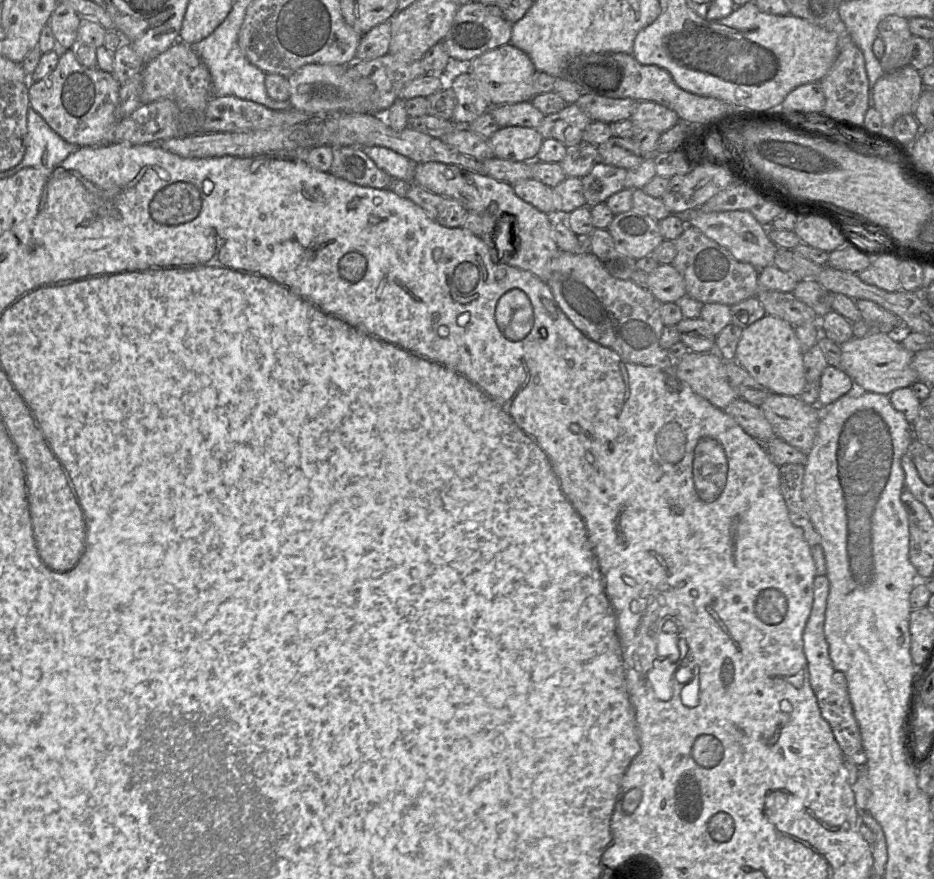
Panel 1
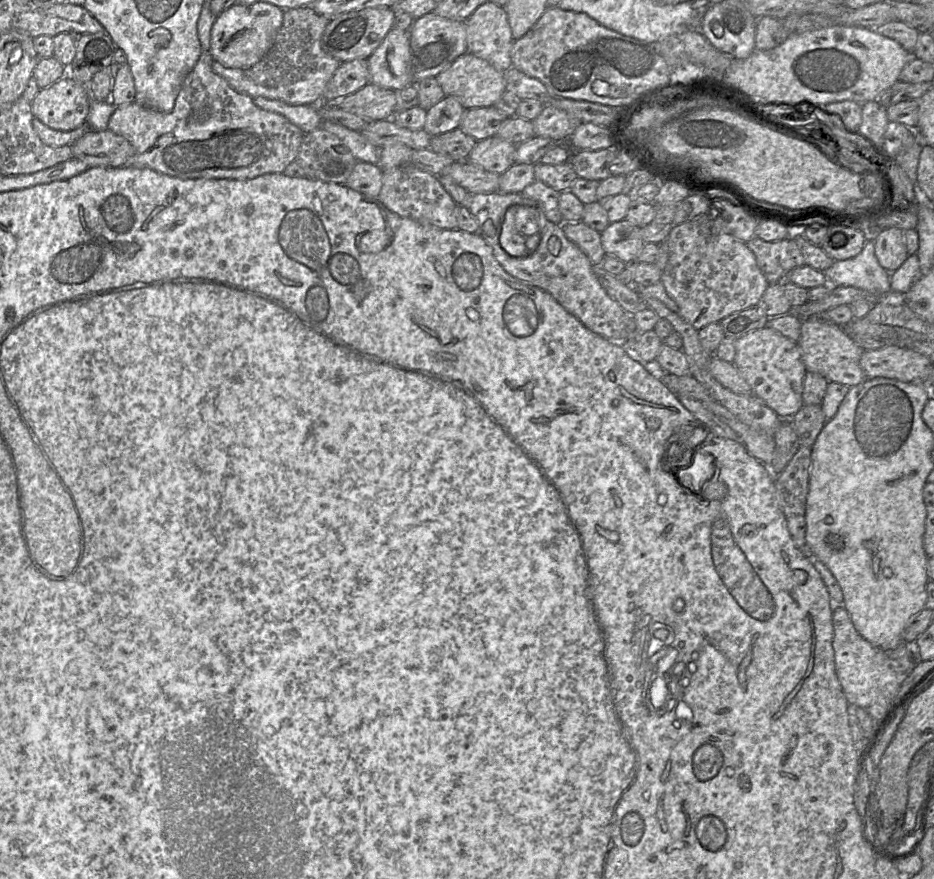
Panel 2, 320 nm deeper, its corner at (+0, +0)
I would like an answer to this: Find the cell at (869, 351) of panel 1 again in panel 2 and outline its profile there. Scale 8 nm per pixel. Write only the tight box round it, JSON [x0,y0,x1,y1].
[797,316,867,387]

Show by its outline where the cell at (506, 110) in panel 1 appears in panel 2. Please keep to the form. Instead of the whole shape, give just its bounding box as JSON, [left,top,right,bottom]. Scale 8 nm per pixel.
[459,106,509,140]

